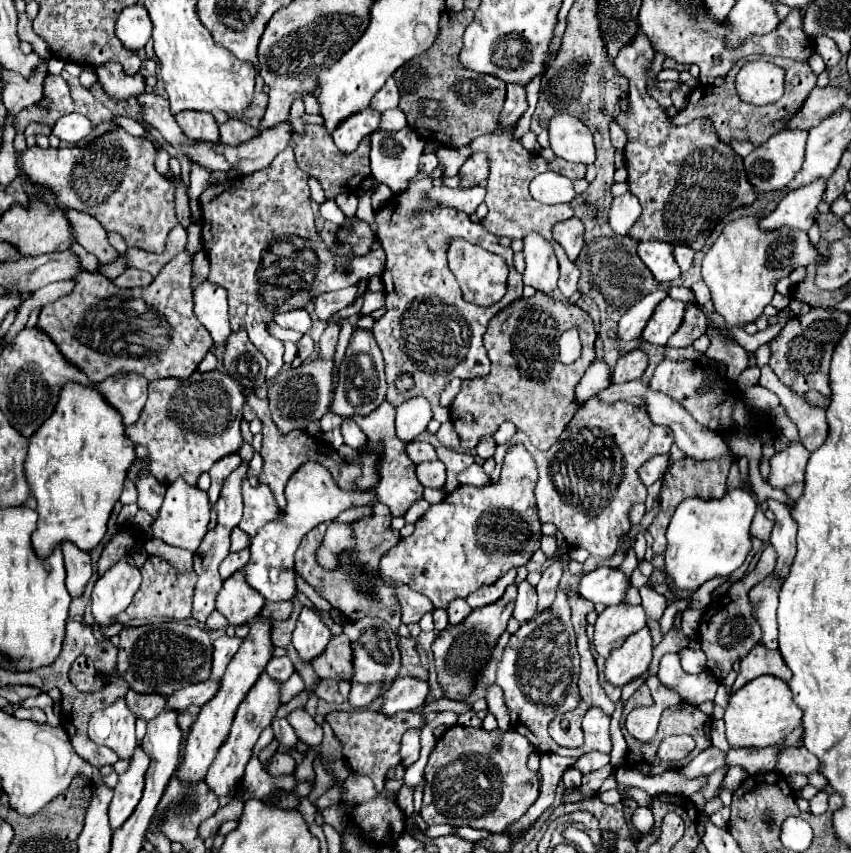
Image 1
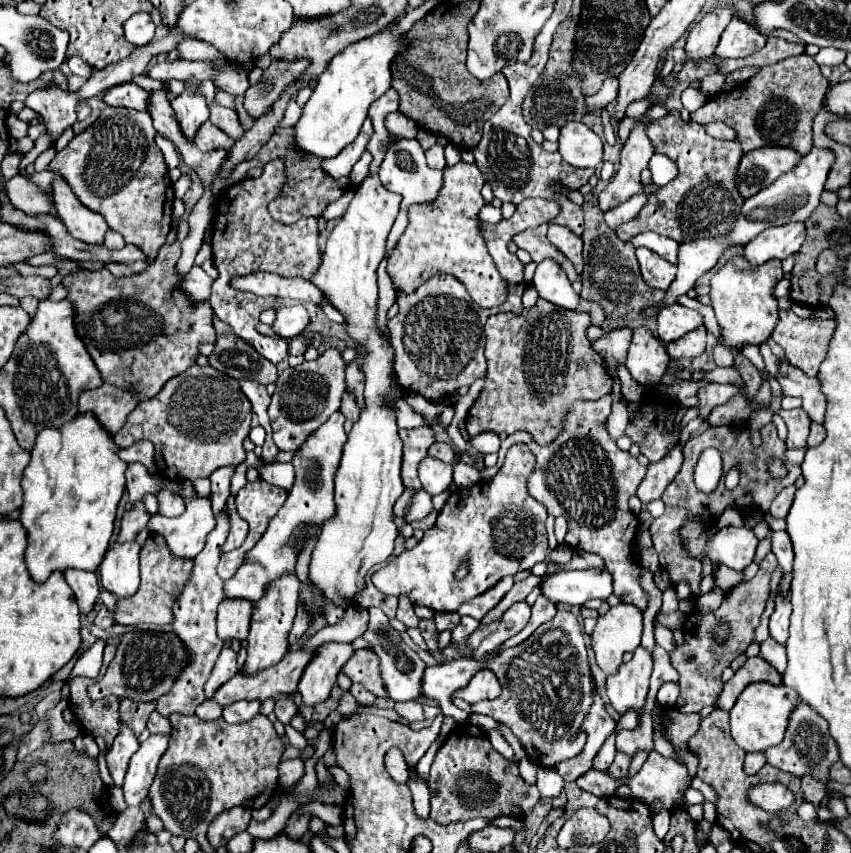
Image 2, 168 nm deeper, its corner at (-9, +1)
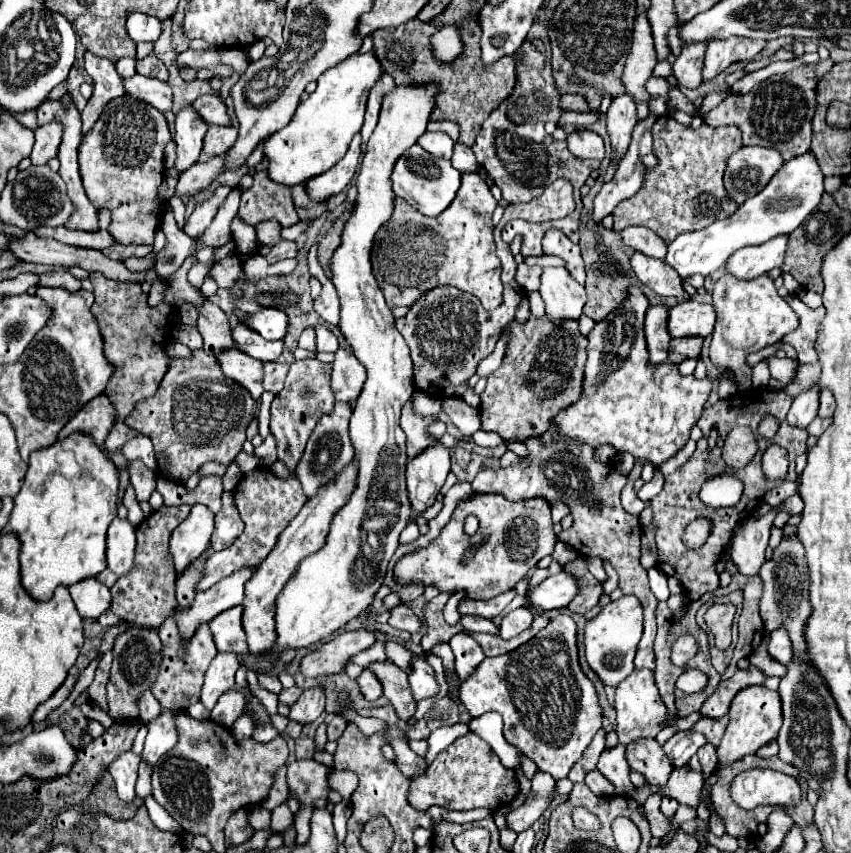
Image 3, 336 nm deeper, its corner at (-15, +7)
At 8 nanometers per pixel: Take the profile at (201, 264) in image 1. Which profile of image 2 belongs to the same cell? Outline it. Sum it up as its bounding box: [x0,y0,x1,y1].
[185,267,211,301]

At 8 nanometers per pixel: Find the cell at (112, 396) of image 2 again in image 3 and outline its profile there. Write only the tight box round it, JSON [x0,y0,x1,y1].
[59,393,115,447]

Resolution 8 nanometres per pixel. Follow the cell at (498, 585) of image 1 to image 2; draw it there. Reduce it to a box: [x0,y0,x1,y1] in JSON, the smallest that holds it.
[459,577,513,621]

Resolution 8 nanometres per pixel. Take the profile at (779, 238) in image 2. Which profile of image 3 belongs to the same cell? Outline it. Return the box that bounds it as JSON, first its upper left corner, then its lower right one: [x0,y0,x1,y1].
[727,235,789,279]

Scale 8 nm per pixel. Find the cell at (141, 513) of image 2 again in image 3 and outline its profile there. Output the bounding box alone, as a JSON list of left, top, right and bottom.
[129,461,155,501]

